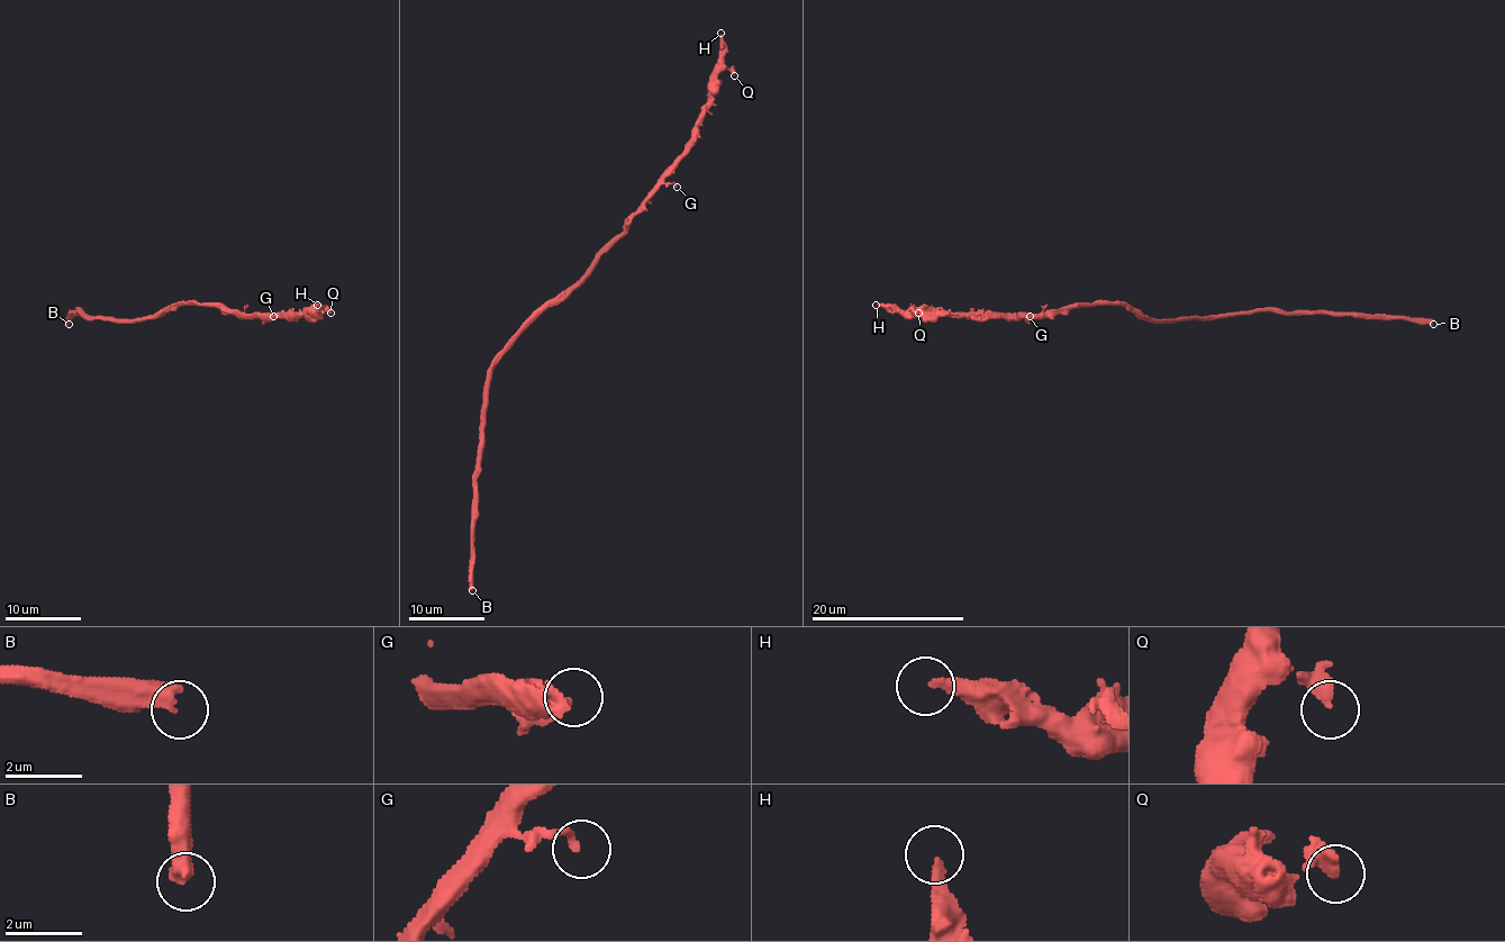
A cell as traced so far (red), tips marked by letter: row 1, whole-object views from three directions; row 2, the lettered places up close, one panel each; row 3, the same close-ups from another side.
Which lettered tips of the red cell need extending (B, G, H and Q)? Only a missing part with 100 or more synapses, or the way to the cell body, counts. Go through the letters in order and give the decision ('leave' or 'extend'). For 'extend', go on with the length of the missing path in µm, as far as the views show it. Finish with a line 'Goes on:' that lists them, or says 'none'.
B: extend; about 80 µm are missing
G: leave
H: leave
Q: leave
Goes on: B

